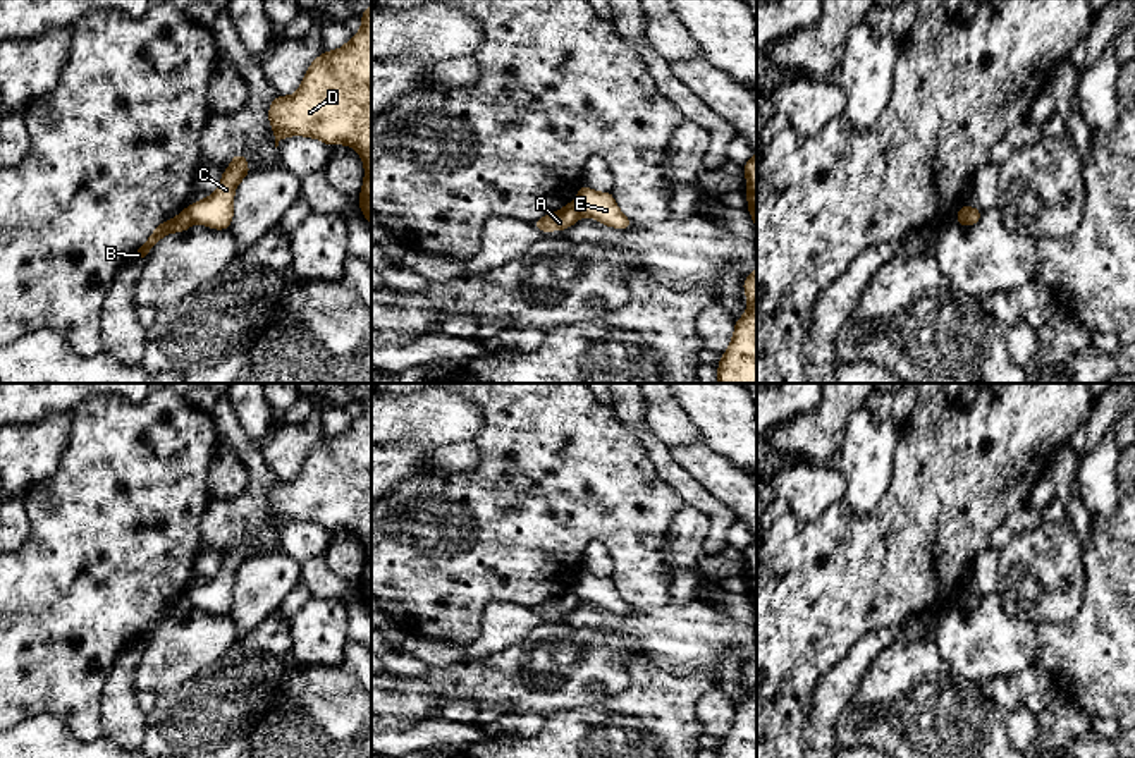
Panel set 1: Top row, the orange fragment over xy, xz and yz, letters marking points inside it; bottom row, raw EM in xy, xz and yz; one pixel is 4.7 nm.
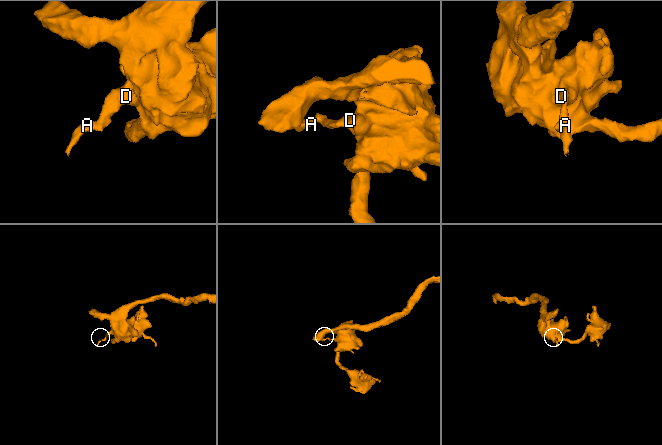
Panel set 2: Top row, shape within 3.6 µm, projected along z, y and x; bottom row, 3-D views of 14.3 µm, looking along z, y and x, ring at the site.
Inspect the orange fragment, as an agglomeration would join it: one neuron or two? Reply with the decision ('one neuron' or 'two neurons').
two neurons

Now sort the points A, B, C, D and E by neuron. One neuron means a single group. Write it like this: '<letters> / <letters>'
A B / C D E

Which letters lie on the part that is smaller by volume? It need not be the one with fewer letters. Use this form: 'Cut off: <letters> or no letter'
Cut off: A, B

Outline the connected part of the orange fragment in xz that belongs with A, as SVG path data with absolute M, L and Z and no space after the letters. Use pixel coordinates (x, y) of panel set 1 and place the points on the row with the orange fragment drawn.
M573 203L566 205L559 211L552 211L545 215L543 218L533 222L531 225L542 232L550 232L550 230L564 230L571 225L574 225L580 220L580 211Z

